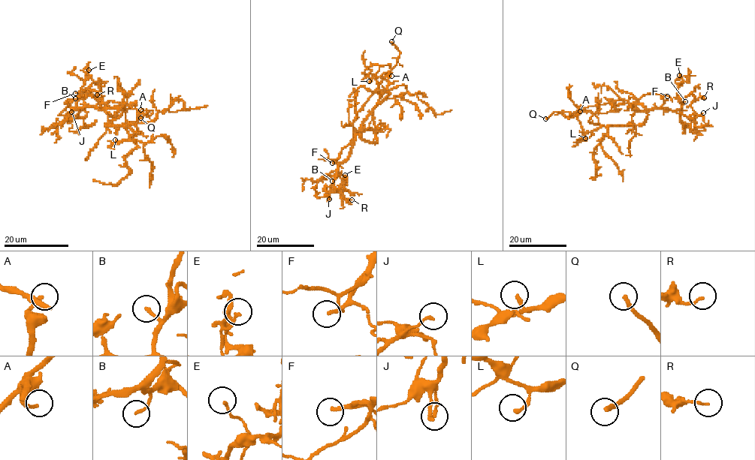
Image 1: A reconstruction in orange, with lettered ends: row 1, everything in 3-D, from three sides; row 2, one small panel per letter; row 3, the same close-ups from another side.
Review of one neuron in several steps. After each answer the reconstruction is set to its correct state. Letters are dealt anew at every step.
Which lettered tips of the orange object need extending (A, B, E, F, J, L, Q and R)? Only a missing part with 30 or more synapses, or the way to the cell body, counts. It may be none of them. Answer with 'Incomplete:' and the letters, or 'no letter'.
Incomplete: F, Q

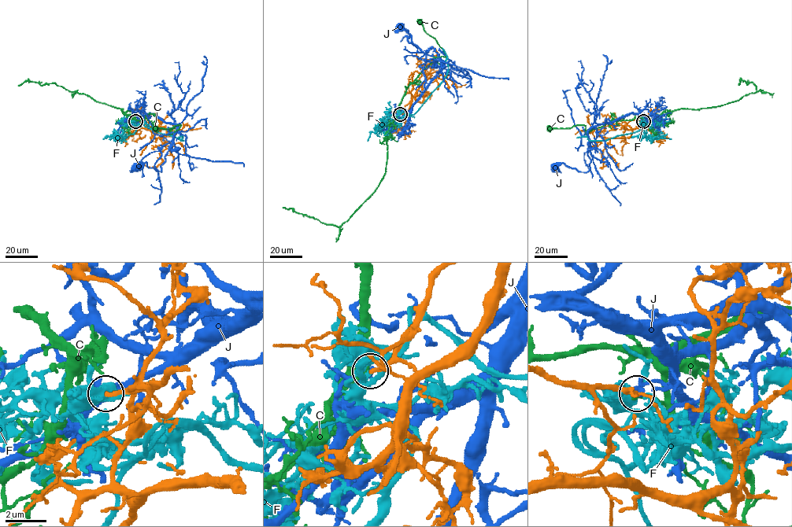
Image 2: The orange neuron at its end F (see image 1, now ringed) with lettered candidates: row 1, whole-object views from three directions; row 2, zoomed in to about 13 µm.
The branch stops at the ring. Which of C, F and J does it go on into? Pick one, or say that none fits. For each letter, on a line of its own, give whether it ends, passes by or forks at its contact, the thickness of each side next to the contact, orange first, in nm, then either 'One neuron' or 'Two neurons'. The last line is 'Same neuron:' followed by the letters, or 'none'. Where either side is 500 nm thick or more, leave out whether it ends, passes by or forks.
C: It ends there. Thickness 190 nm (orange) against 170 nm. Two neurons
F: Thickness 190 nm (orange) against 550 nm. Two neurons
J: It ends there. Thickness 200 nm (orange) against 220 nm. Two neurons
Same neuron: none

